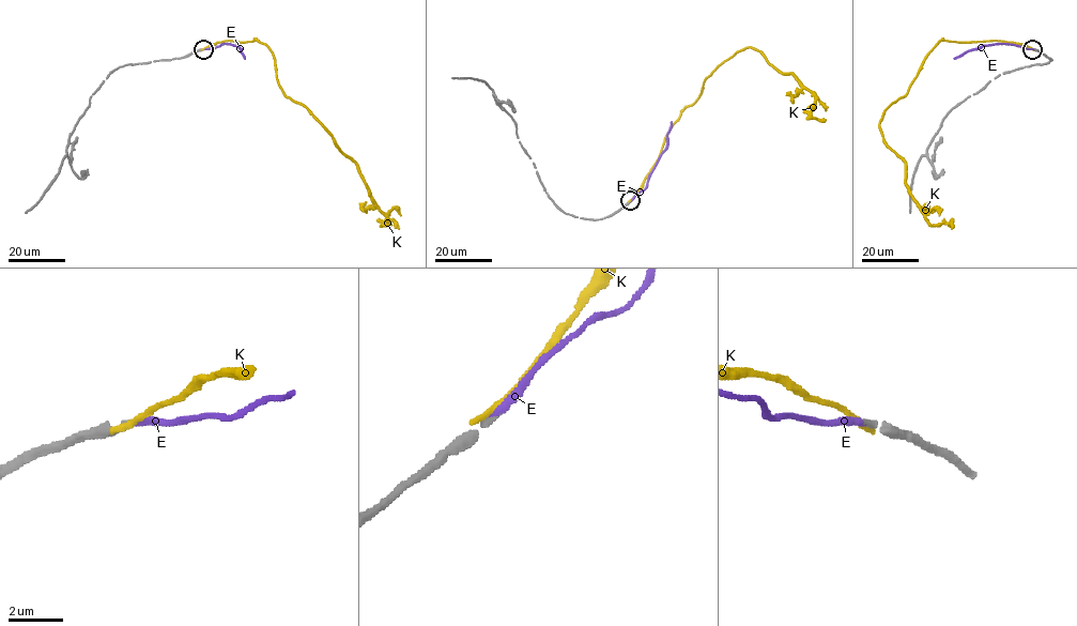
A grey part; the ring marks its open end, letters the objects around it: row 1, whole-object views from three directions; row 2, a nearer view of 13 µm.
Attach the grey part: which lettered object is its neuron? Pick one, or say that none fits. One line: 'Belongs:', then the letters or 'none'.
Belongs: E

